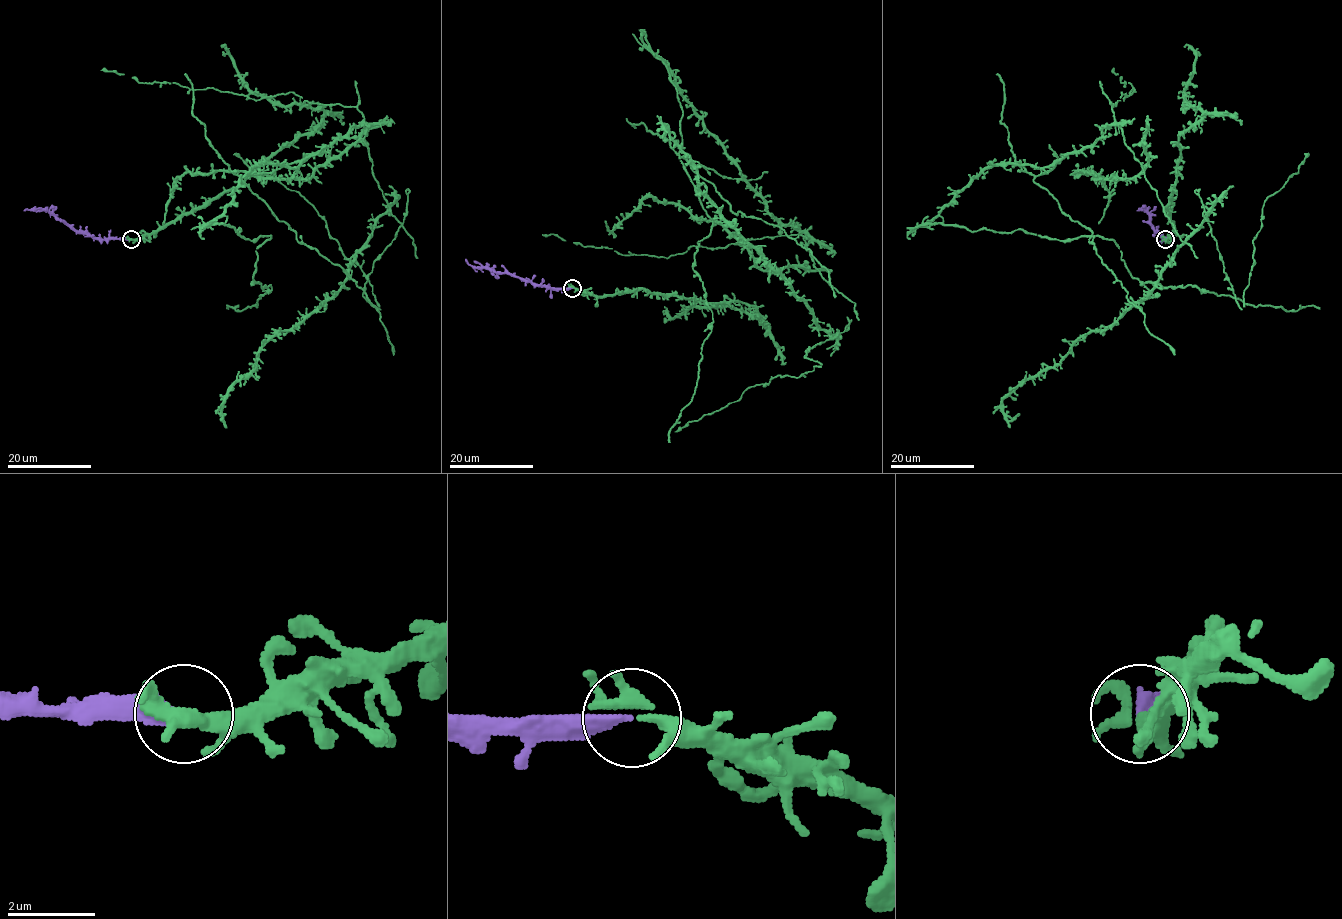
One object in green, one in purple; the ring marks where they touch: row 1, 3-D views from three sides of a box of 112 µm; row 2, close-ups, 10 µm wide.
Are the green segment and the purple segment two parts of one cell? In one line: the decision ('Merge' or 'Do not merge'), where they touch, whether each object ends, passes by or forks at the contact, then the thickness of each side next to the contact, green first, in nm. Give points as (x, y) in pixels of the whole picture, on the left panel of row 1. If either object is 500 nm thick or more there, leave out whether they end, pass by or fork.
Merge. Place: (131, 239). At the ring green forks. At the ring purple ends. Thickness 280 nm (green) against 360 nm

